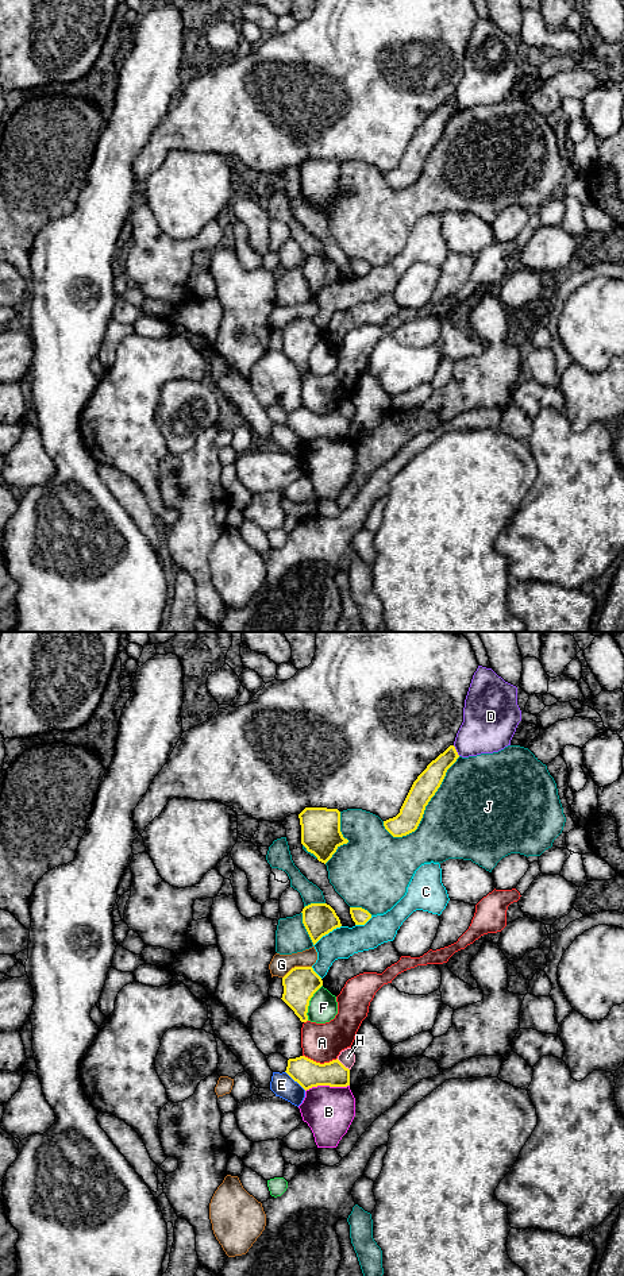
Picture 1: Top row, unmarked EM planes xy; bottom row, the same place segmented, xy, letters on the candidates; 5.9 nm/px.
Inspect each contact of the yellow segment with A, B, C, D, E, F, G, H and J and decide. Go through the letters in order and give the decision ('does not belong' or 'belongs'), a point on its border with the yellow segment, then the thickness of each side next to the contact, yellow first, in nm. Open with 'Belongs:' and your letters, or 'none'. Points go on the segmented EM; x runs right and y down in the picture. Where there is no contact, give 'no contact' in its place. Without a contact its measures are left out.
Belongs: none
A: does not belong; contact xy (319, 1063); calibres 170 and 240 nm
B: does not belong; contact xy (327, 1084); calibres 170 and 300 nm
C: does not belong; contact xy (327, 933); calibres 190 and 190 nm
D: does not belong; contact xy (455, 751); calibres 140 and 320 nm
E: does not belong; contact xy (296, 1080); calibres 170 and 140 nm
F: does not belong; contact xy (308, 1002); calibres 200 and 170 nm
G: does not belong; contact xy (296, 967); calibres 200 and 120 nm
H: does not belong; contact xy (342, 1064); calibres 170 and 90 nm
J: does not belong; contact xy (427, 804); calibres 140 and 480 nm

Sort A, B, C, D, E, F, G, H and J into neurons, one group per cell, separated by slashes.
A / B / C / D / E / F / G / H / J

